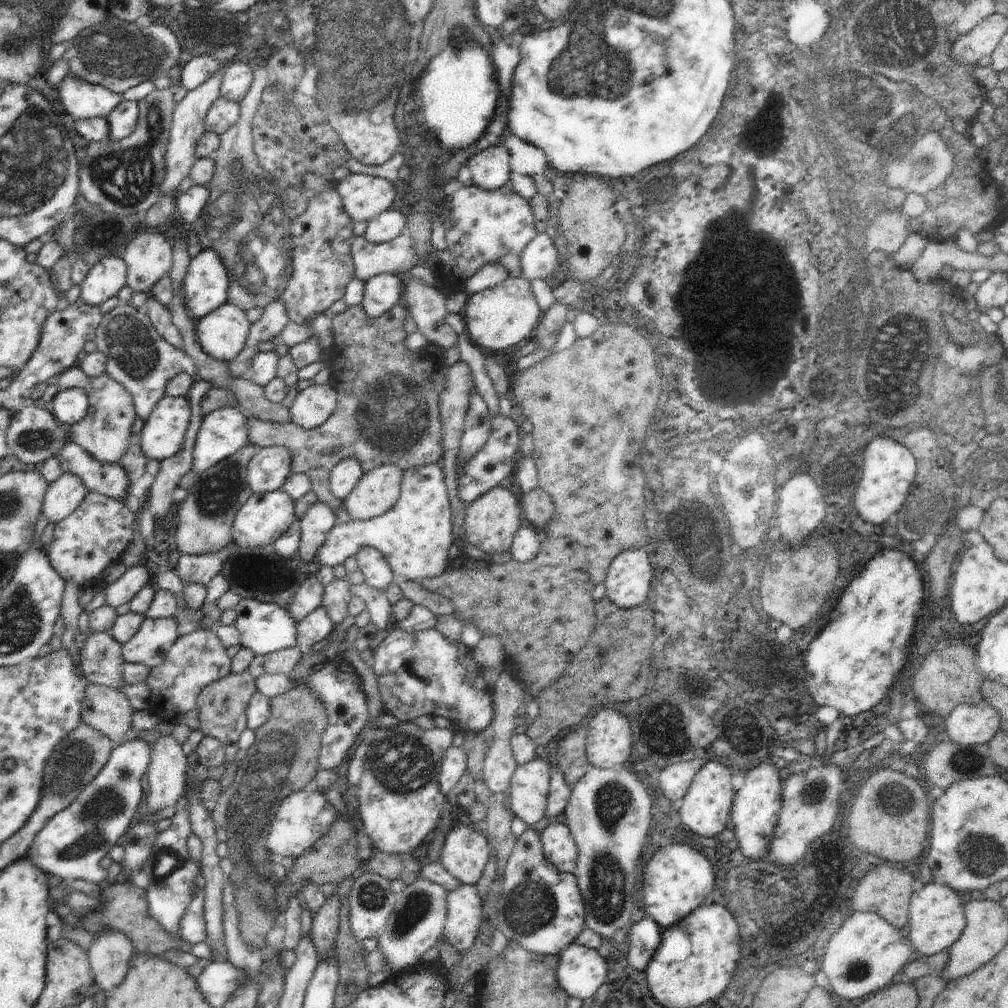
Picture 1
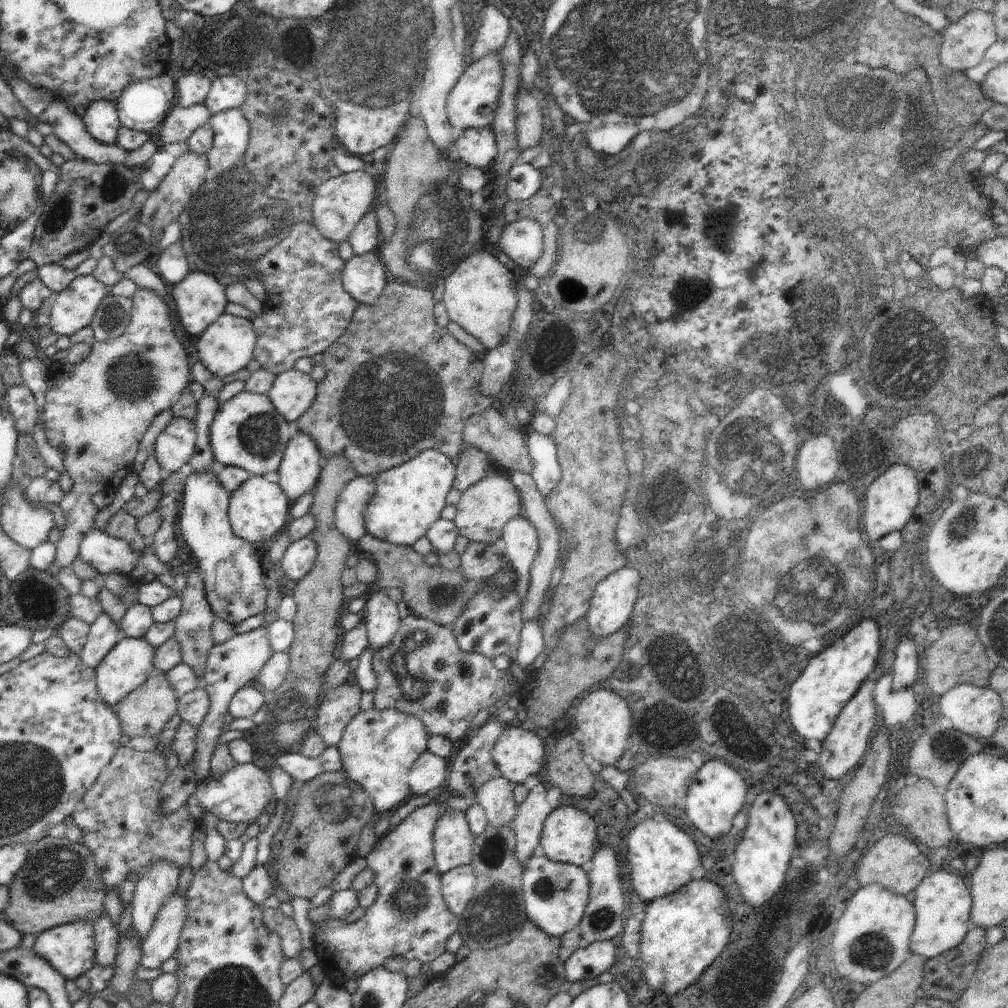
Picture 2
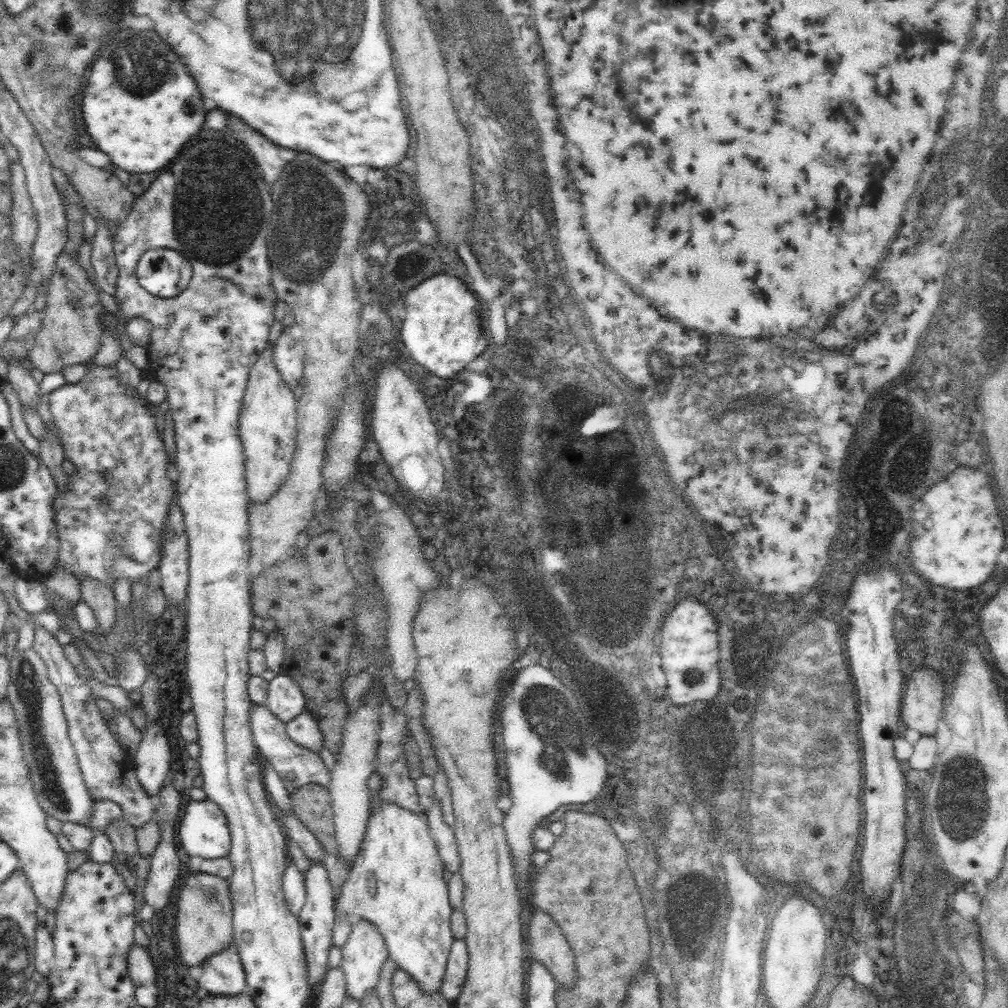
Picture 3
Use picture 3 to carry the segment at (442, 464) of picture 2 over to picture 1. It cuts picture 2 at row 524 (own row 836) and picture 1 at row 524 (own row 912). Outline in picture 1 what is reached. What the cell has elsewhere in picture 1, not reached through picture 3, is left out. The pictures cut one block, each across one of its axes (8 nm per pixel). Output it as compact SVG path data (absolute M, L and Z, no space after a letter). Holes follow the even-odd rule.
M441 464L412 467L403 471L400 498L388 512L365 521L337 522L315 558L322 566L334 568L347 558L354 557L361 546L368 545L382 552L396 579L420 583L440 576L450 564L448 550L453 544L451 530L451 504Z

